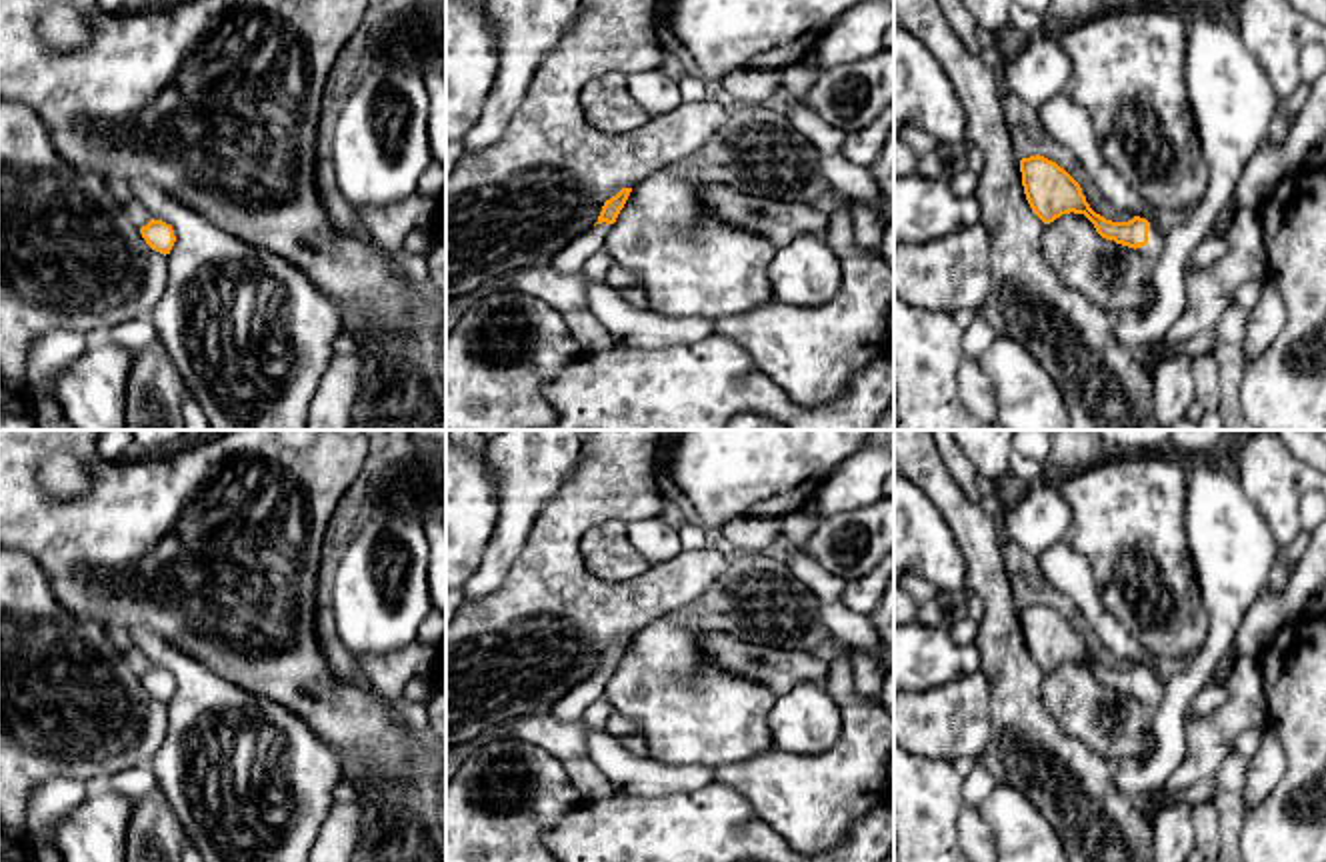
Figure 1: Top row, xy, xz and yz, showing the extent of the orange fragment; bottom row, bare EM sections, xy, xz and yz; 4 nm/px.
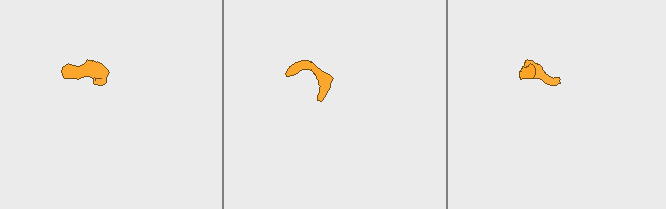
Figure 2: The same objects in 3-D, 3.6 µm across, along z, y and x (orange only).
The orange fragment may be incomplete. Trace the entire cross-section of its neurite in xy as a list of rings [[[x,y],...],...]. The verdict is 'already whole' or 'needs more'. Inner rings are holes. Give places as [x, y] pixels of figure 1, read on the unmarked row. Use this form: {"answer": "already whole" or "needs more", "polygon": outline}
{"answer": "already whole", "polygon": [[[154,666],[146,674],[140,676],[140,682],[152,698],[164,704],[170,702],[176,690],[172,674]]]}

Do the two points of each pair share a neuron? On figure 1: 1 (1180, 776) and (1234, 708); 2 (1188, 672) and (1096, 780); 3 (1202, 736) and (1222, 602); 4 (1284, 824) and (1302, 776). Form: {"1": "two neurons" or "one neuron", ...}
{"1": "one neuron", "2": "two neurons", "3": "two neurons", "4": "one neuron"}

